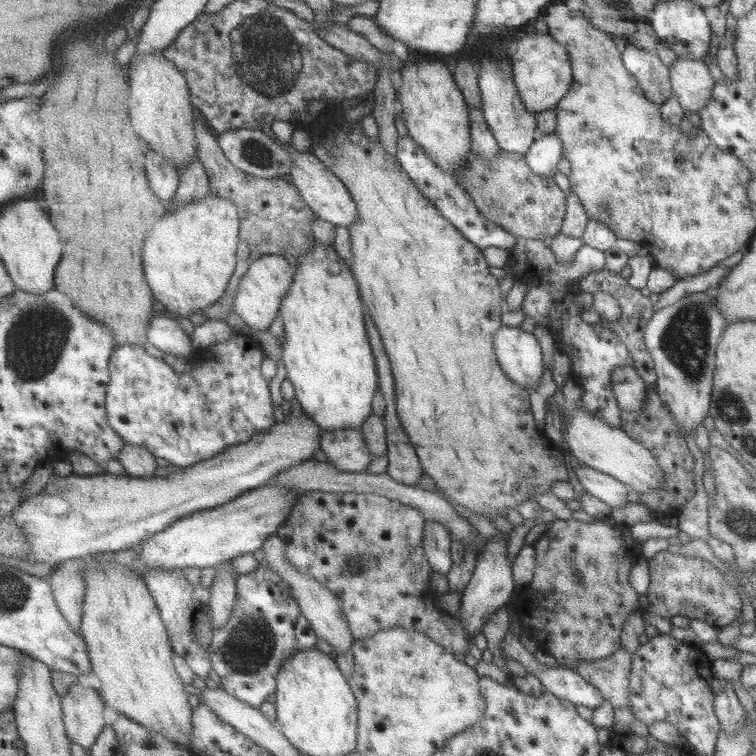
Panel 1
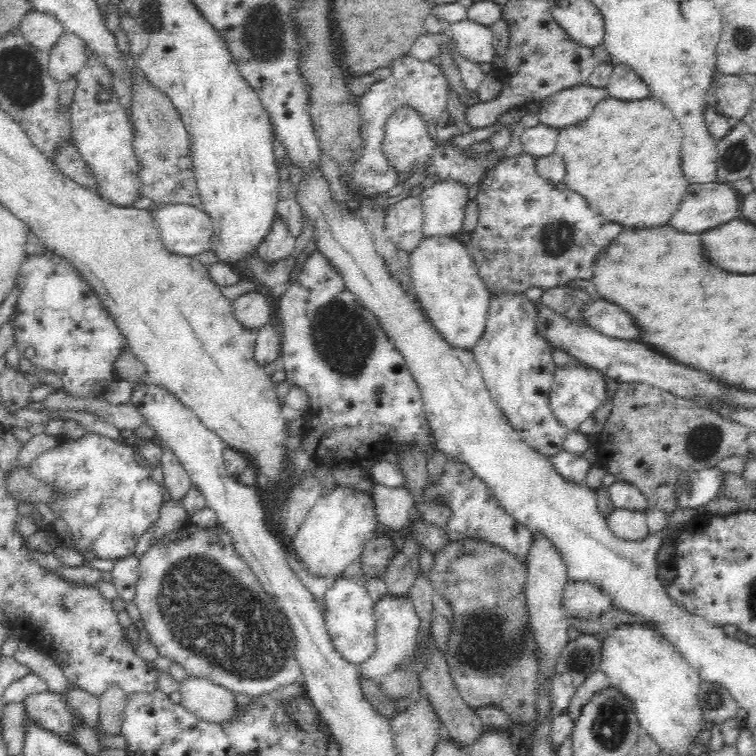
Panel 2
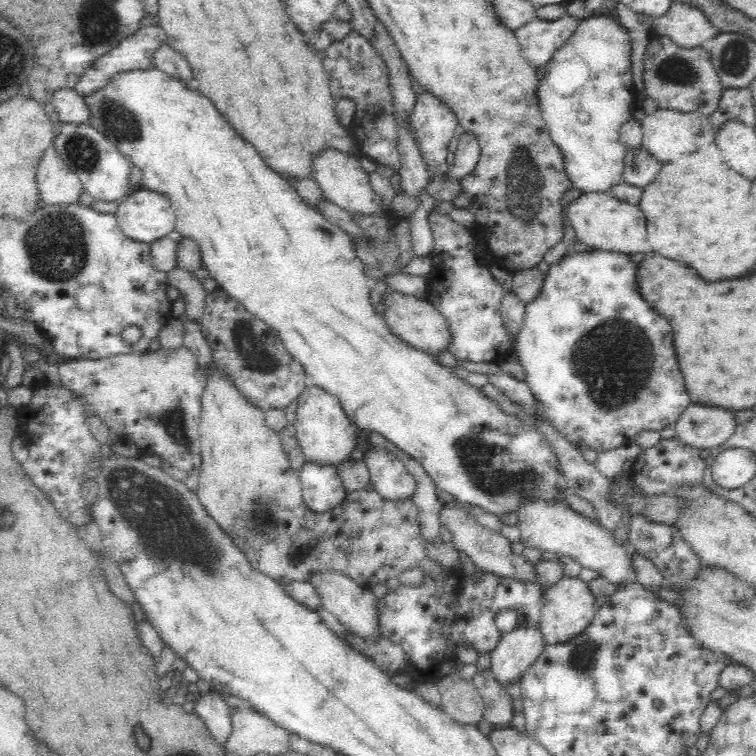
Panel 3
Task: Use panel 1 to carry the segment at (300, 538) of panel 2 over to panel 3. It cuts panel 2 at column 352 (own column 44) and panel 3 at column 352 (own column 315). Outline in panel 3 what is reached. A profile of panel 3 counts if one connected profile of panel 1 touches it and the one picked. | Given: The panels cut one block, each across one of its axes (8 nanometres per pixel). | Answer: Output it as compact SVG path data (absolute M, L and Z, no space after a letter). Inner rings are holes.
M308 383L304 392L297 399L295 421L297 441L306 462L318 465L337 466L341 462L350 459L354 448L361 445L363 435L344 412L341 402L319 386Z

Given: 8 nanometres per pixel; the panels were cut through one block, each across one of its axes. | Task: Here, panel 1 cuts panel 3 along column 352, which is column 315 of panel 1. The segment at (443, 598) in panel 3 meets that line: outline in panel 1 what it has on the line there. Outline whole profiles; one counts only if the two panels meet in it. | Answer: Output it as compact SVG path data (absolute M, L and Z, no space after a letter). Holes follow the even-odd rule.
M266 560L257 570L237 579L238 597L231 619L223 629L214 630L211 662L229 693L261 708L271 694L278 691L278 675L283 665L301 650L317 646L317 634L303 615L290 584Z

